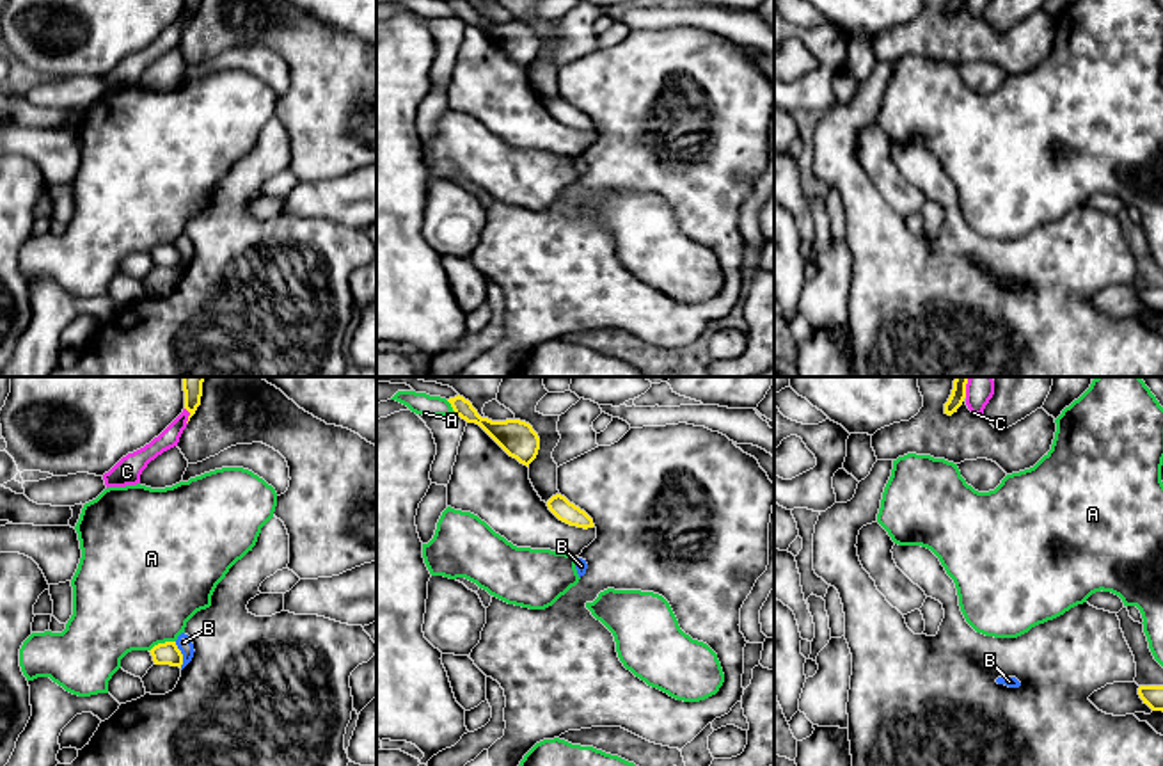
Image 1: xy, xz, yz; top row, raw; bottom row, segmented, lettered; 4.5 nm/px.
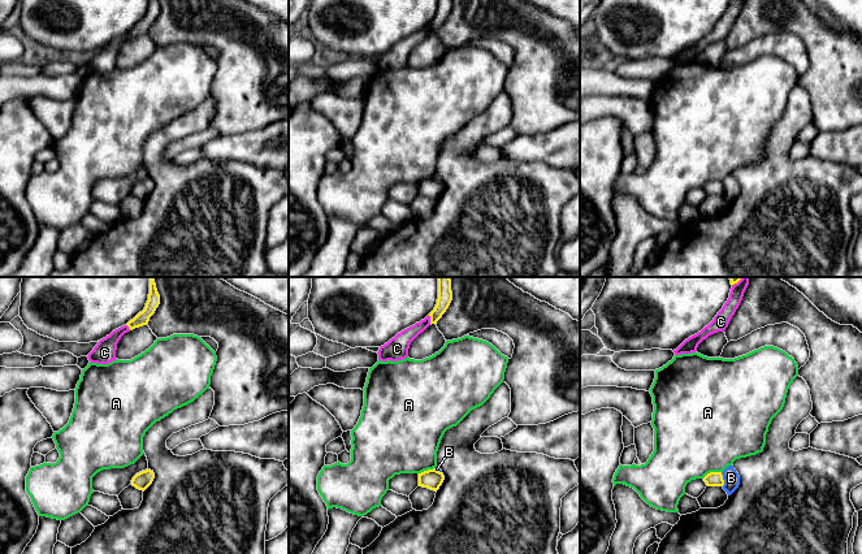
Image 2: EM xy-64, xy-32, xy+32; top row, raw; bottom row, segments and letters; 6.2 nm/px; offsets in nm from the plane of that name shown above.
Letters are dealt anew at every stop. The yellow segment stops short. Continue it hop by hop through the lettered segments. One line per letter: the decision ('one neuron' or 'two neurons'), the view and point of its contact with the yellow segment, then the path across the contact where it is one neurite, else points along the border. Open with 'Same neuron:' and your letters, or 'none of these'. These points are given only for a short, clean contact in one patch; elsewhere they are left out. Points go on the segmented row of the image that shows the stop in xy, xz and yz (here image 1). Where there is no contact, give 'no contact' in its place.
Same neuron: none of these
A: two neurons | xy (162, 644)
B: two neurons | xy (181, 654) | along xy (174, 642), (181, 654), (181, 667)
C: two neurons | xy (189, 416) | along xy (185, 407), (189, 413), (187, 423)

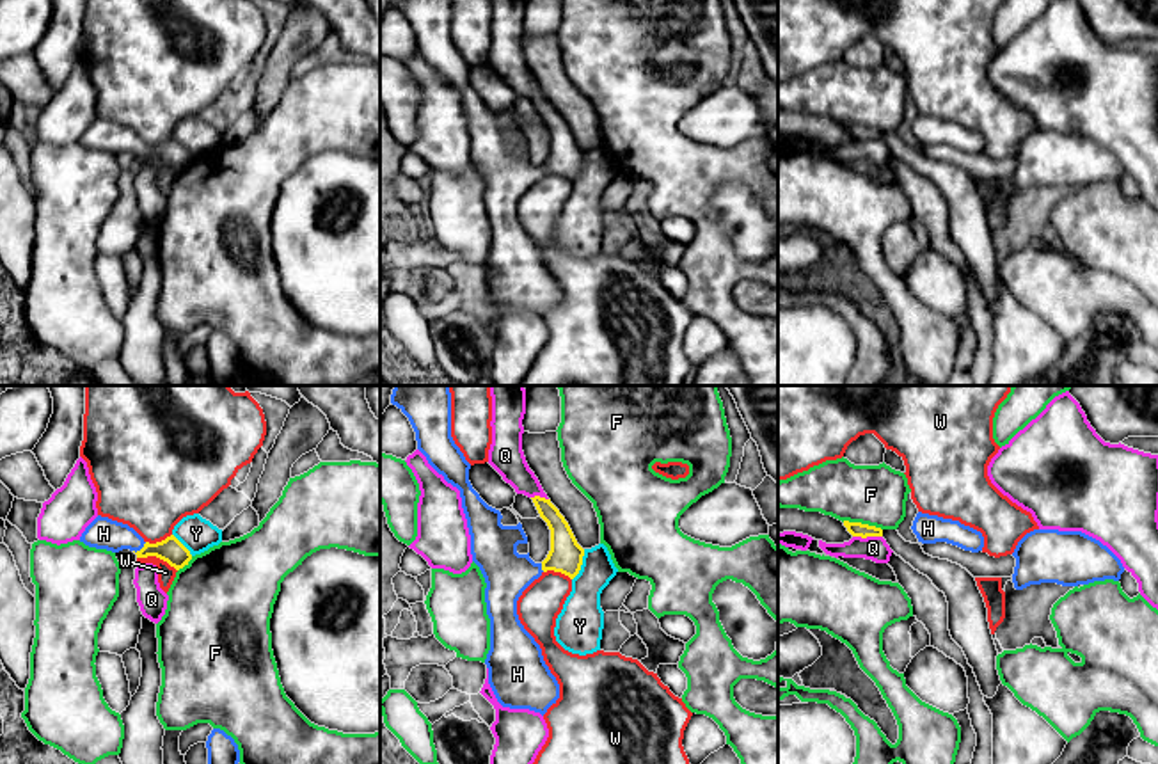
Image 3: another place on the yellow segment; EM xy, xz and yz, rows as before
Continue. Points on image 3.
Same neuron: H
F: two neurons | yz (860, 523)
H: one neuron | xy (141, 549) | across xy (171, 549), (141, 549), (126, 537), (103, 533)
Q: two neurons | yz (867, 535)
W: two neurons | xy (157, 557)
Y: two neurons | xz (581, 564)

